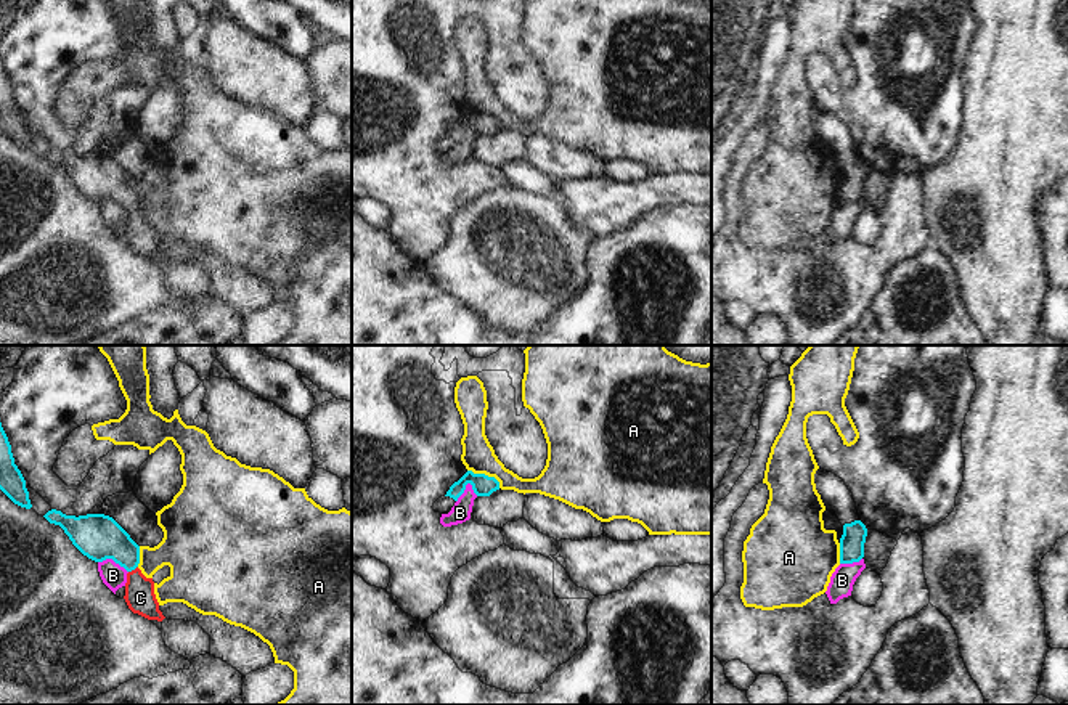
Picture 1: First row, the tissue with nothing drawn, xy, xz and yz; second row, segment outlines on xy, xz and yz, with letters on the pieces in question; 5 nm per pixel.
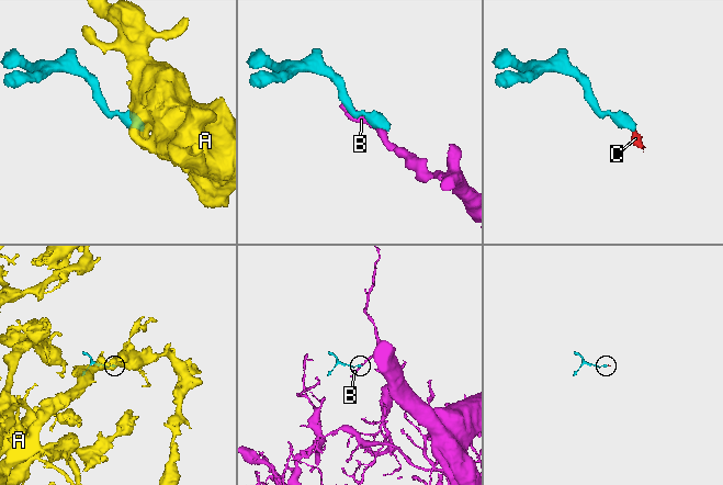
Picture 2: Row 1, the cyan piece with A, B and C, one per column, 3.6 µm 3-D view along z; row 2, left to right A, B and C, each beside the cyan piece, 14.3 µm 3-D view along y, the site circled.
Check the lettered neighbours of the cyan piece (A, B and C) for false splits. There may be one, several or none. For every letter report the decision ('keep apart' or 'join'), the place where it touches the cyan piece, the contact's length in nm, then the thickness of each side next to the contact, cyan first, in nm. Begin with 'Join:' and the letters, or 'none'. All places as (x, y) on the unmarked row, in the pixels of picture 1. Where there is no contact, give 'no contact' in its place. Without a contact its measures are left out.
Join: C
A: keep apart | xz (484, 114) | 190 nm | 110/160 nm
B: keep apart | xz (463, 132) | 120 nm | 110/100 nm
C: join | xy (132, 209) | 60 nm | 240/150 nm

